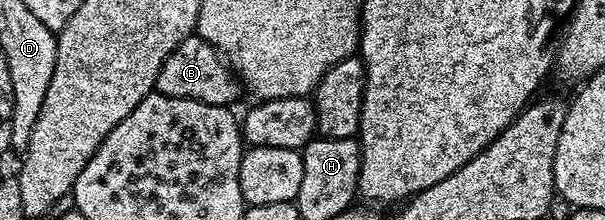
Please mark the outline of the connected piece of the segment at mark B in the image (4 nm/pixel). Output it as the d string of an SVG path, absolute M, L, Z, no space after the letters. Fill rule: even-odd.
M193 35L182 39L182 43L168 56L166 63L162 63L155 92L174 99L198 99L202 103L232 107L242 94L242 85L222 54L199 35Z

